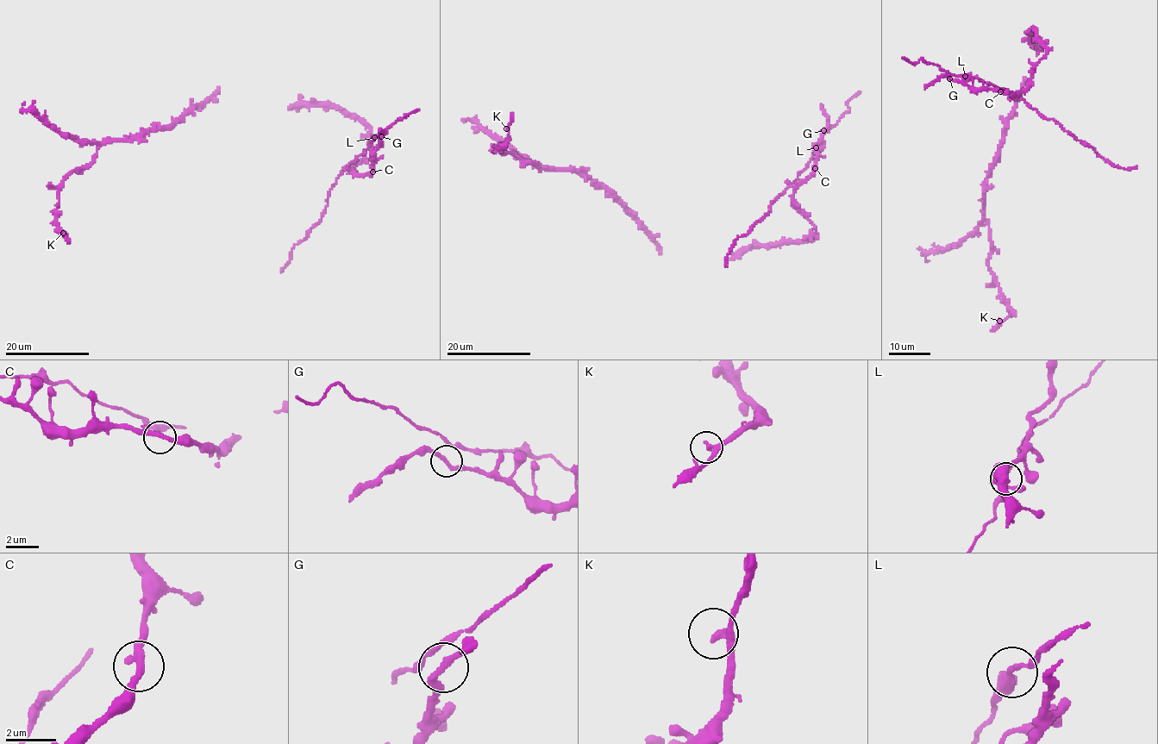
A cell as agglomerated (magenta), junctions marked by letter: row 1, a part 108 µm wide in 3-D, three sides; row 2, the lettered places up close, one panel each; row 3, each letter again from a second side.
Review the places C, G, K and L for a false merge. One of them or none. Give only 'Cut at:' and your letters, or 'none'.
Cut at: G

